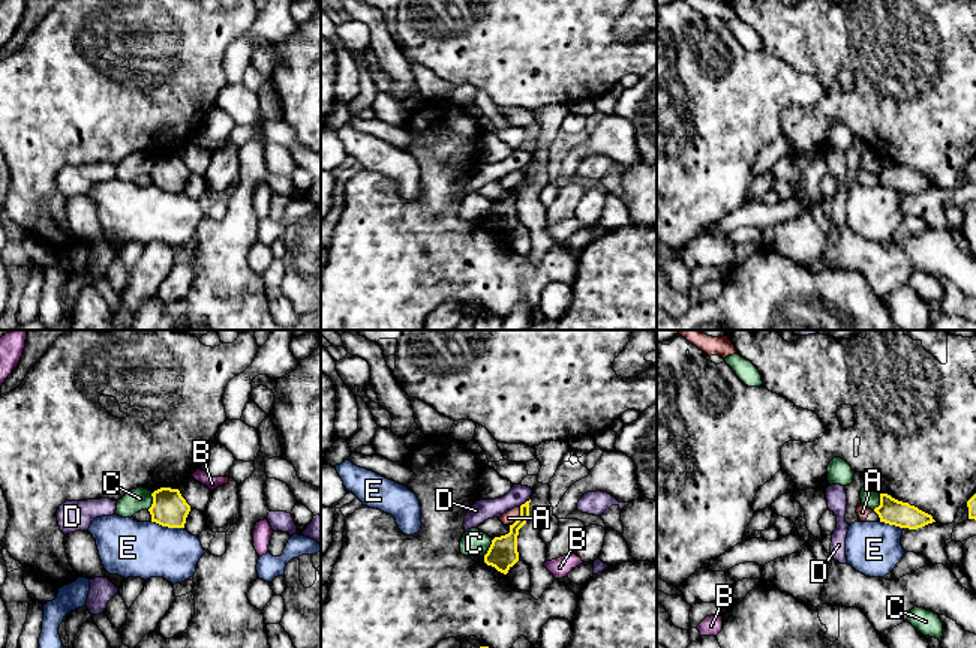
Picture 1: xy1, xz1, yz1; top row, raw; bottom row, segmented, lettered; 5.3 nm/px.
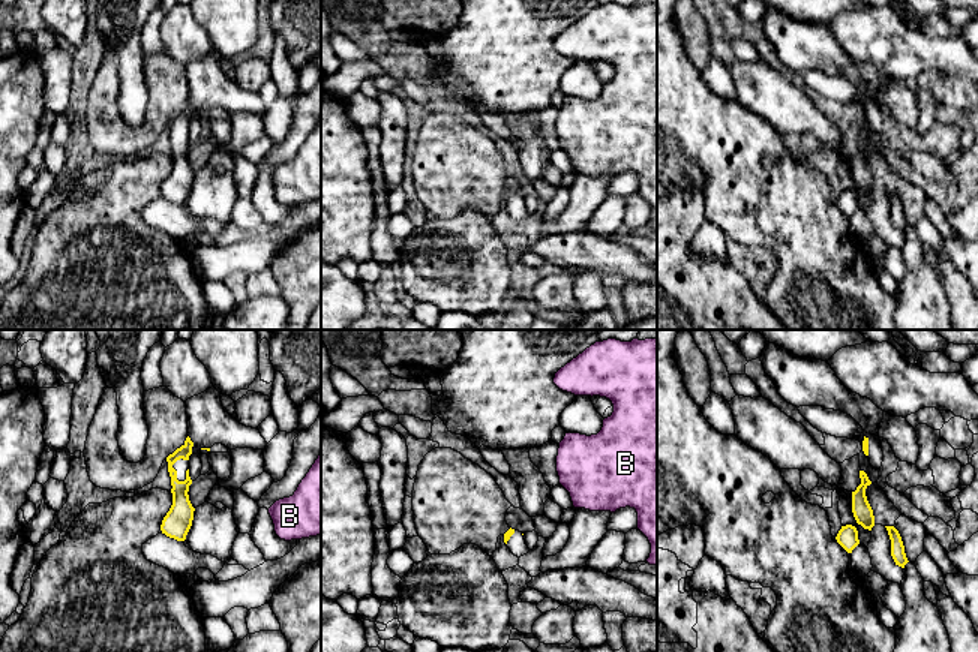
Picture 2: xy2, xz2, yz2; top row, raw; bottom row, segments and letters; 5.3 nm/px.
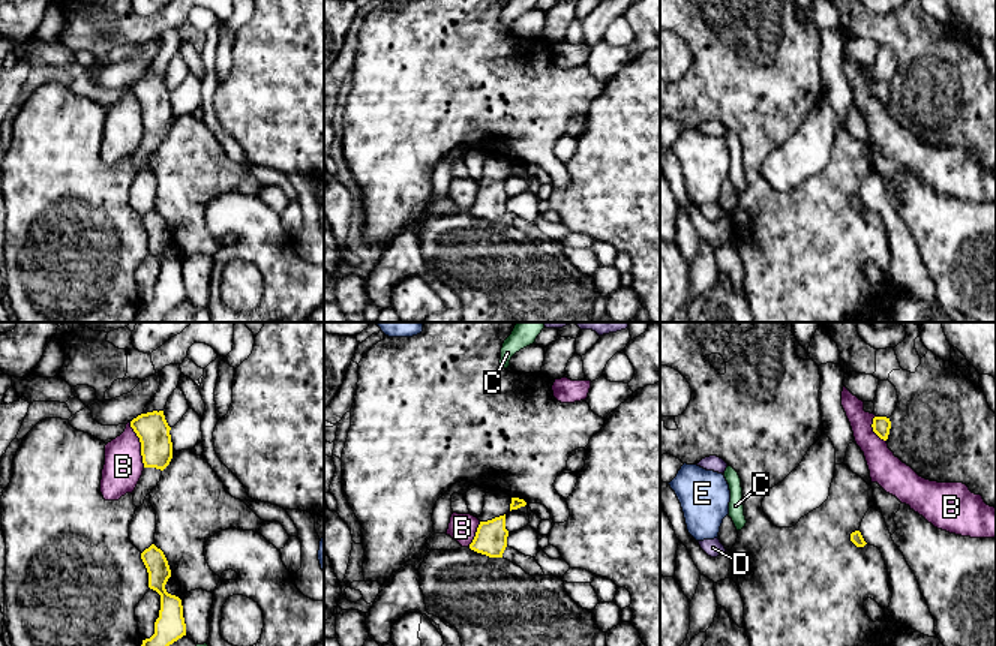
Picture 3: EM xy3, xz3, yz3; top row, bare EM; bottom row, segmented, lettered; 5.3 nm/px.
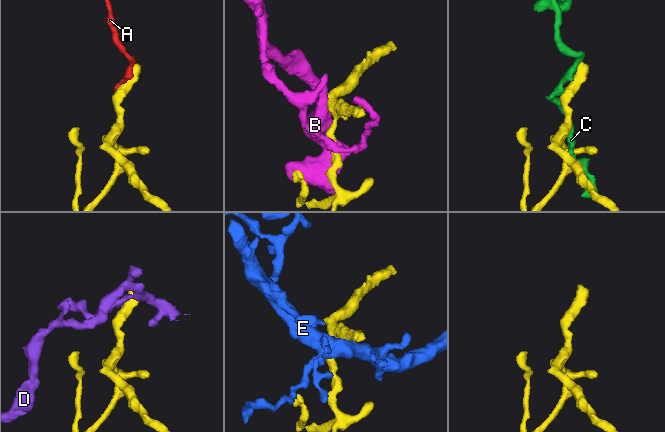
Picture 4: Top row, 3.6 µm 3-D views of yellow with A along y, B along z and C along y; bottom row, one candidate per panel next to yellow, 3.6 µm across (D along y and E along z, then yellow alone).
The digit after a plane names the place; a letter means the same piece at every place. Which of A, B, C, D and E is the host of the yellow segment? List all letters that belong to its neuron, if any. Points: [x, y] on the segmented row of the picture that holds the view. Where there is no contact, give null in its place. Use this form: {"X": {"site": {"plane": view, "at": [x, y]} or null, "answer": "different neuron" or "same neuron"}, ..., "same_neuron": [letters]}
{"A": {"site": {"plane": "xz1", "at": [520, 516]}, "answer": "different neuron"}, "B": {"site": {"plane": "xy3", "at": [141, 444]}, "answer": "different neuron"}, "C": {"site": {"plane": "xy1", "at": [153, 501]}, "answer": "different neuron"}, "D": {"site": {"plane": "xz1", "at": [525, 503]}, "answer": "different neuron"}, "E": {"site": {"plane": "xy1", "at": [168, 527]}, "answer": "different neuron"}, "same_neuron": []}

